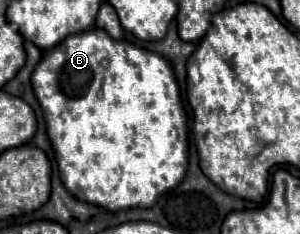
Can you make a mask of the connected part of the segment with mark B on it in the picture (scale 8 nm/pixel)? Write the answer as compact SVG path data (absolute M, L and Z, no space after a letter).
M98 27L76 33L66 37L58 47L46 51L46 55L42 57L42 61L38 63L38 67L32 73L32 87L34 93L40 101L40 107L44 111L44 119L46 119L46 129L48 129L48 137L50 143L56 151L56 159L58 159L58 171L60 171L60 179L64 183L64 187L80 201L110 209L110 211L118 211L118 209L132 209L132 207L152 207L156 203L156 199L170 191L172 187L176 187L180 183L180 179L186 173L186 151L188 151L188 129L186 129L186 113L180 105L180 93L178 93L178 85L172 73L172 67L168 65L168 61L164 57L160 57L158 53L146 51L136 47L134 43L128 41L116 41L112 39L106 31L100 31Z

